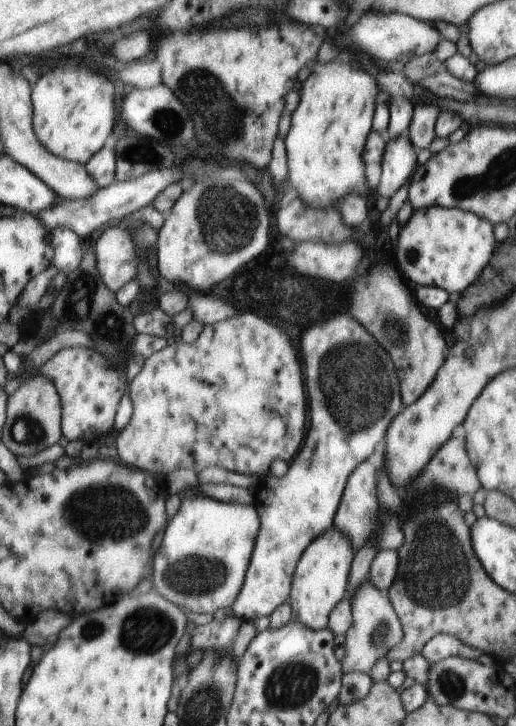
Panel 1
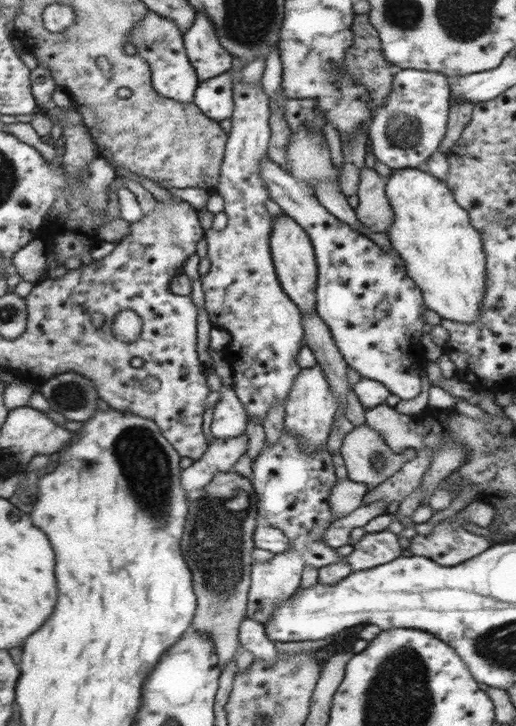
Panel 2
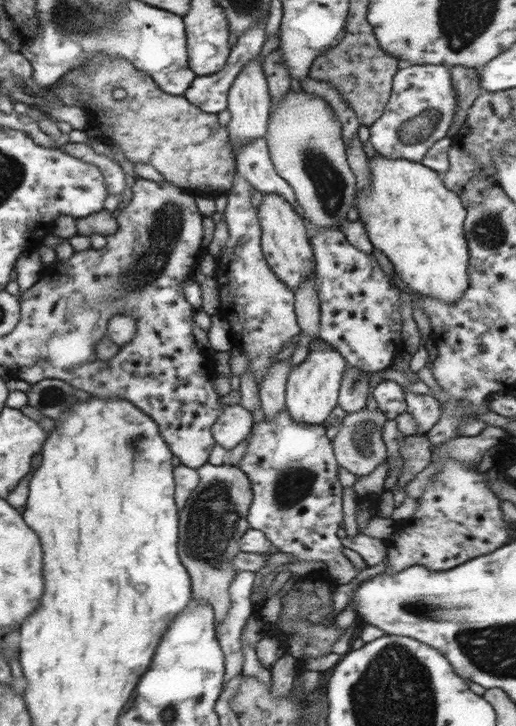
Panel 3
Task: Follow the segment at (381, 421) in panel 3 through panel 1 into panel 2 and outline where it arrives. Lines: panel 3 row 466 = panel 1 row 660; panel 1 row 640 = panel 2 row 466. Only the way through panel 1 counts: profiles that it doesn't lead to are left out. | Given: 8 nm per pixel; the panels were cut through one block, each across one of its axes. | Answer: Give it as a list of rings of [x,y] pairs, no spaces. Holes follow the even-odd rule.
[[[367,423],[360,426],[354,426],[353,430],[348,432],[343,439],[341,453],[344,459],[344,466],[347,468],[348,479],[358,483],[365,484],[368,491],[376,488],[381,482],[391,477],[401,464],[414,458],[414,450],[395,453],[384,441],[382,435],[374,429],[371,429]]]

